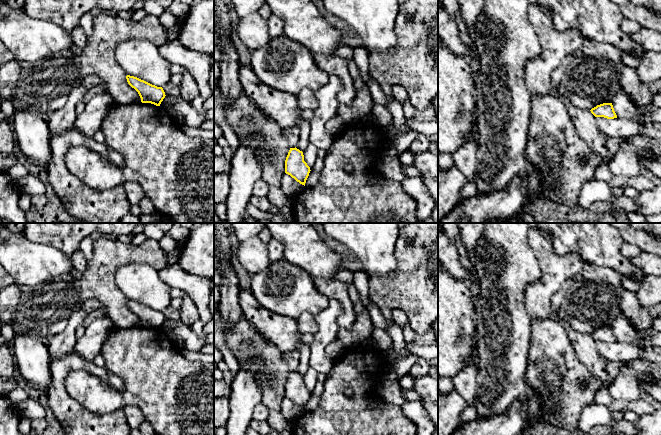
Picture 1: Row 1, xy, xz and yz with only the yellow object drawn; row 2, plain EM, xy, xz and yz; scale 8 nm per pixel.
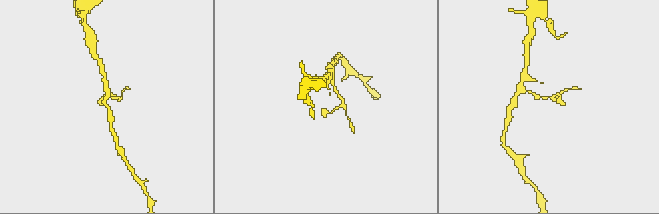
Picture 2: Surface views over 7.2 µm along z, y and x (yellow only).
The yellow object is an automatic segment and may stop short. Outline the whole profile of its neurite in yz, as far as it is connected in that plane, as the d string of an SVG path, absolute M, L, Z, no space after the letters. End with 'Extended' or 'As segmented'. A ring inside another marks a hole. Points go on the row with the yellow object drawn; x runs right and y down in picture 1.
M603 103L597 105L596 107L592 108L590 111L595 117L604 117L607 119L617 118L612 103Z. As segmented

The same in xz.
M296 147L290 148L285 160L285 173L305 186L310 171L310 167L304 161L303 152Z. As segmented

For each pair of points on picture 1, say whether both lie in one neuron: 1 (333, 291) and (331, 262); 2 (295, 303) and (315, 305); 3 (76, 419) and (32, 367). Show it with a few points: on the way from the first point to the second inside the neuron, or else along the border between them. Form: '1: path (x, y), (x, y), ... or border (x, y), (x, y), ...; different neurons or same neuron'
1: border (313, 277), (333, 278); different neurons
2: path (300, 303), (310, 303); same neuron
3: border (50, 363), (50, 385), (45, 392); different neurons

